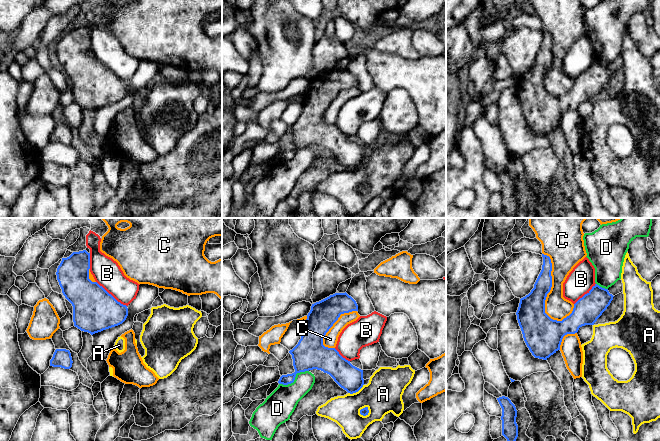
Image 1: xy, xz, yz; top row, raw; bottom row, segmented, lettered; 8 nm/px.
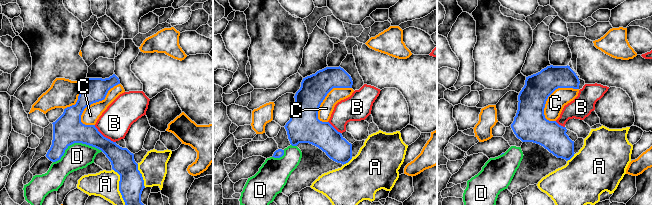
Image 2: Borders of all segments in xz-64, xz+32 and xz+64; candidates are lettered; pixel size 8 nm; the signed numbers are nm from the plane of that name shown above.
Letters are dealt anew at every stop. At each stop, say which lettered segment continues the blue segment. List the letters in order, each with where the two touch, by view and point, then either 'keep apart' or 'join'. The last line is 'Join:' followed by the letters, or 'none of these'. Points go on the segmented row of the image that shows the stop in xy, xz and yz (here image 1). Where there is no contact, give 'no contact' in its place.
A: xz (361, 409) | keep apart
B: xy (110, 294) | keep apart
C: yz (550, 289) | keep apart
D: xz (294, 379) | keep apart
Join: none of these

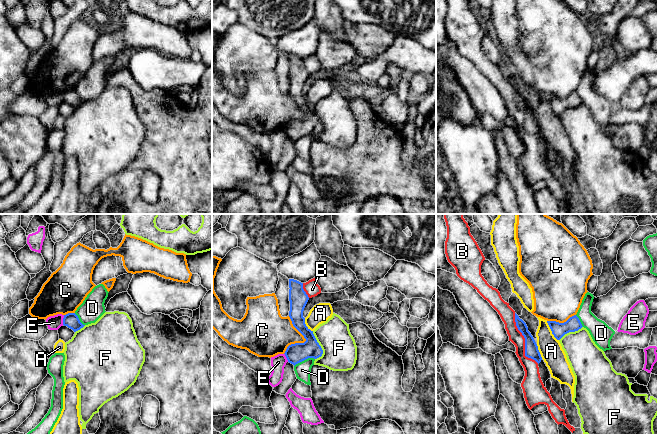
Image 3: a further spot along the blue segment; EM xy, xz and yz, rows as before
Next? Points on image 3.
A: yz (551, 330) | keep apart
B: yz (525, 341) | keep apart
C: xz (306, 340) | keep apart
D: xz (304, 359) | keep apart
E: xy (63, 320) | keep apart
F: xz (320, 346) | keep apart
Join: none of these

